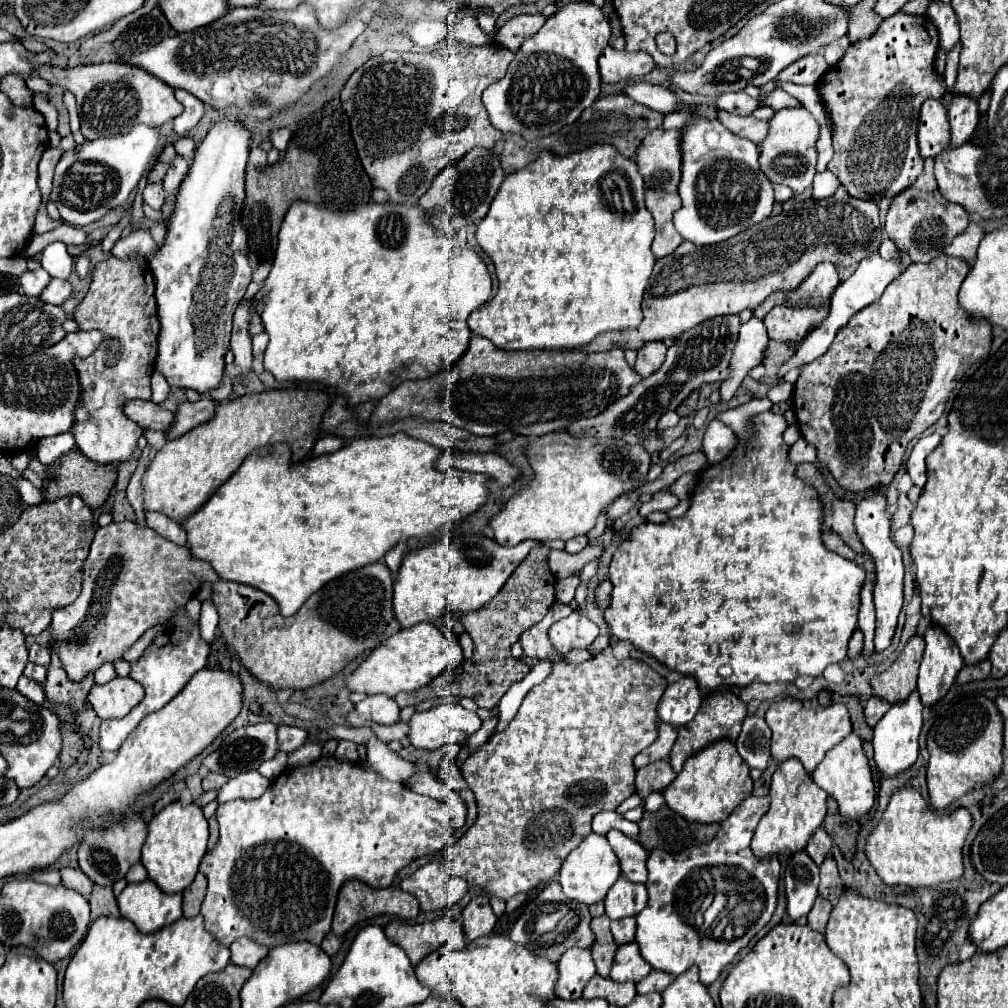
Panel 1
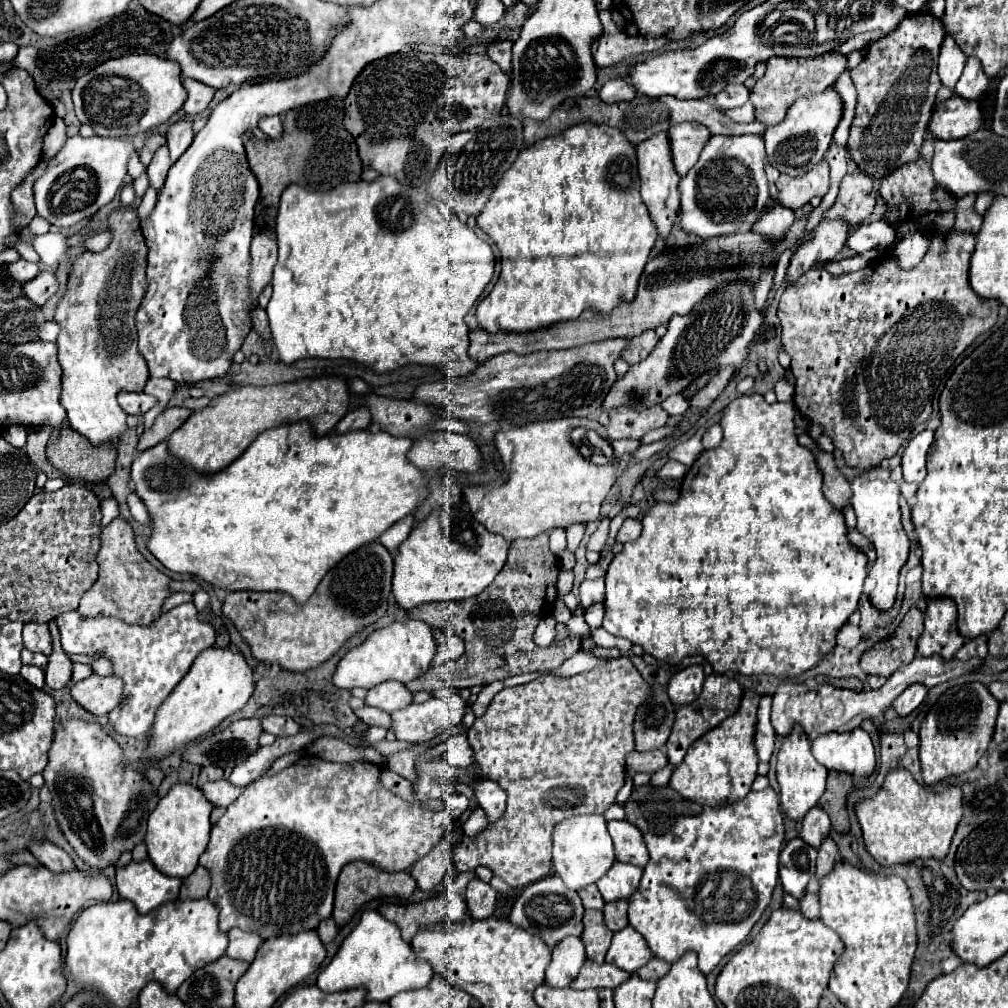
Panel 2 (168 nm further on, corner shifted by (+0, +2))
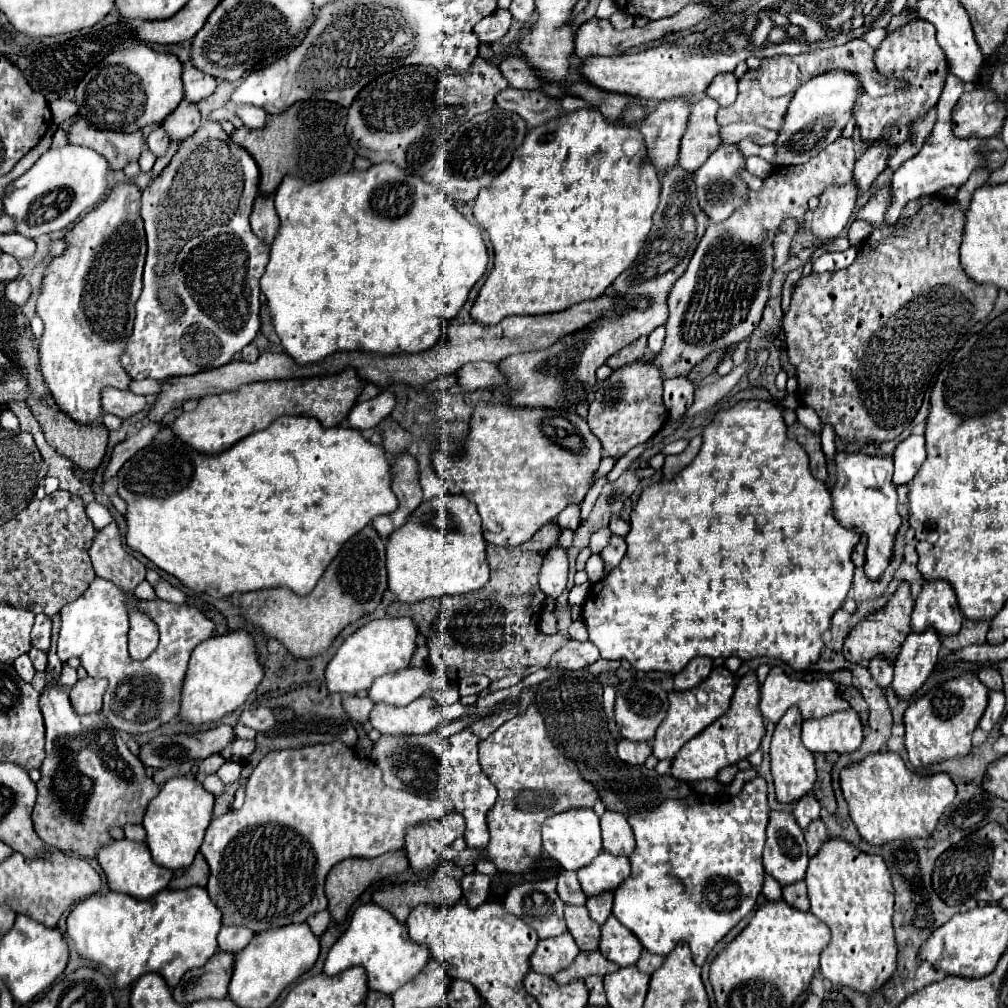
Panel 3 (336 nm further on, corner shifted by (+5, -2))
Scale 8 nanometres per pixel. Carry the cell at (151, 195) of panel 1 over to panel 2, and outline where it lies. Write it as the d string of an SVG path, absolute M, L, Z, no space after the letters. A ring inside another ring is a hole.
M161 147L161 151L157 151L157 155L153 155L153 161L147 167L149 185L155 191L161 191L161 187L165 185L165 177L167 177L169 167L171 167L171 163L169 163L169 151L167 151L167 147Z

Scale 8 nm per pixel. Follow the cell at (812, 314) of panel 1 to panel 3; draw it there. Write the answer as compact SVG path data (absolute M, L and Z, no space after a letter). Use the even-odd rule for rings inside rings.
M890 183L876 189L872 199L856 213L856 219L866 221L872 227L870 235L858 247L858 259L850 267L834 271L834 273L802 277L796 285L794 295L792 295L790 311L782 319L782 327L786 331L786 351L788 351L790 363L796 365L796 369L798 369L798 395L800 395L802 403L812 407L818 413L822 423L832 425L836 429L836 435L840 435L842 439L856 439L860 443L888 441L888 439L898 437L904 429L910 427L916 411L922 405L922 397L924 397L926 389L930 387L930 381L934 379L936 371L940 369L942 353L946 353L946 349L954 349L954 345L956 345L956 341L960 339L962 333L966 333L980 319L988 317L988 313L994 307L996 295L998 295L998 289L994 285L976 283L974 279L970 279L966 275L966 271L960 265L958 249L960 249L960 239L962 239L962 229L964 229L964 211L958 205L954 205L950 199L944 199L944 197L938 197L938 195L926 195L922 199L910 201L908 207L902 209L902 215L898 217L898 221L894 225L888 225L884 221L884 213L888 209L890 199L892 199Z

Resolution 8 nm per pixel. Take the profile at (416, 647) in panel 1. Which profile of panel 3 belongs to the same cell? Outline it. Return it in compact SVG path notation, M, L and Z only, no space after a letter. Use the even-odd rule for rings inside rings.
M386 617L386 619L372 619L354 631L346 641L338 647L336 655L326 665L326 685L332 693L348 693L354 695L358 691L366 691L372 683L386 675L402 671L410 665L410 659L416 649L416 625L408 617Z

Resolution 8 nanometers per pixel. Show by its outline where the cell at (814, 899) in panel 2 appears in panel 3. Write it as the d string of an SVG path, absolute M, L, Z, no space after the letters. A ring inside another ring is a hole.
M804 881L792 883L792 885L784 885L782 887L782 897L794 909L800 909L800 911L808 911L810 909L808 895L806 895L806 883Z

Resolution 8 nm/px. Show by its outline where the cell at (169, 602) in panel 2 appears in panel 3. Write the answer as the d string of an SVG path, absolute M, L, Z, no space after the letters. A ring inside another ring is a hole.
M144 580L143 583L140 583L135 589L135 595L137 598L142 600L154 600L157 599L154 588L149 585L149 583Z

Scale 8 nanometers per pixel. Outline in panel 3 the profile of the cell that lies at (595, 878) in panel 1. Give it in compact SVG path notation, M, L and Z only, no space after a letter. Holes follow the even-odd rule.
M580 807L580 809L570 809L570 811L564 811L564 813L548 817L542 823L542 847L564 869L578 871L580 867L588 865L602 849L598 815L588 807Z

